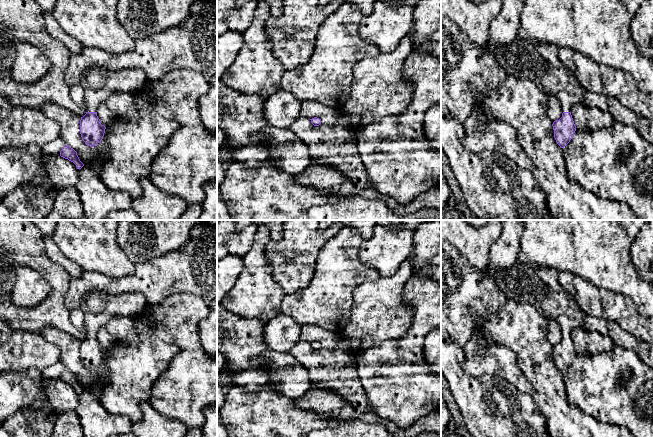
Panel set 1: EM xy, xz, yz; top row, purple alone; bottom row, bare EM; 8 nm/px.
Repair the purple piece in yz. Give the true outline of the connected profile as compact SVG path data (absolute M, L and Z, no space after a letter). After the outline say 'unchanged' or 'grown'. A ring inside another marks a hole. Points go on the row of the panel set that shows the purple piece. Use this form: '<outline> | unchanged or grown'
M515 39L510 44L497 47L494 52L490 50L490 40L484 48L489 51L507 75L531 80L548 96L554 95L560 100L563 111L562 117L554 121L552 126L554 138L561 148L564 148L570 142L576 131L576 126L571 115L571 107L576 103L581 103L587 107L597 107L604 112L609 112L616 121L624 125L636 127L639 134L646 141L653 144L653 121L637 115L612 96L590 92L583 88L573 73L558 58L559 48L547 43L541 45L536 41L517 41Z | grown

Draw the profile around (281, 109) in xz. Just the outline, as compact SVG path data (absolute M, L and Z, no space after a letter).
M280 89L264 102L264 116L274 127L290 129L291 125L302 117L301 102L291 93Z

